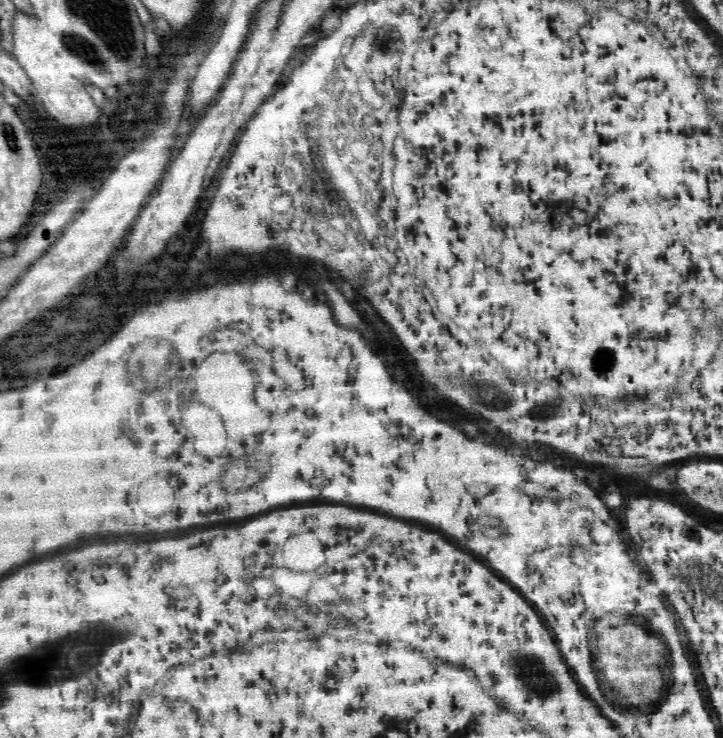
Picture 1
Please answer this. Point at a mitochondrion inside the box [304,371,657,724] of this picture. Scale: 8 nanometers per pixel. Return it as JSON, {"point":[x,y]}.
{"point":[529,664]}

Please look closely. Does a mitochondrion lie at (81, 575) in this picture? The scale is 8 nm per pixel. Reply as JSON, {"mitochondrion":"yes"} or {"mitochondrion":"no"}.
{"mitochondrion":"no"}

